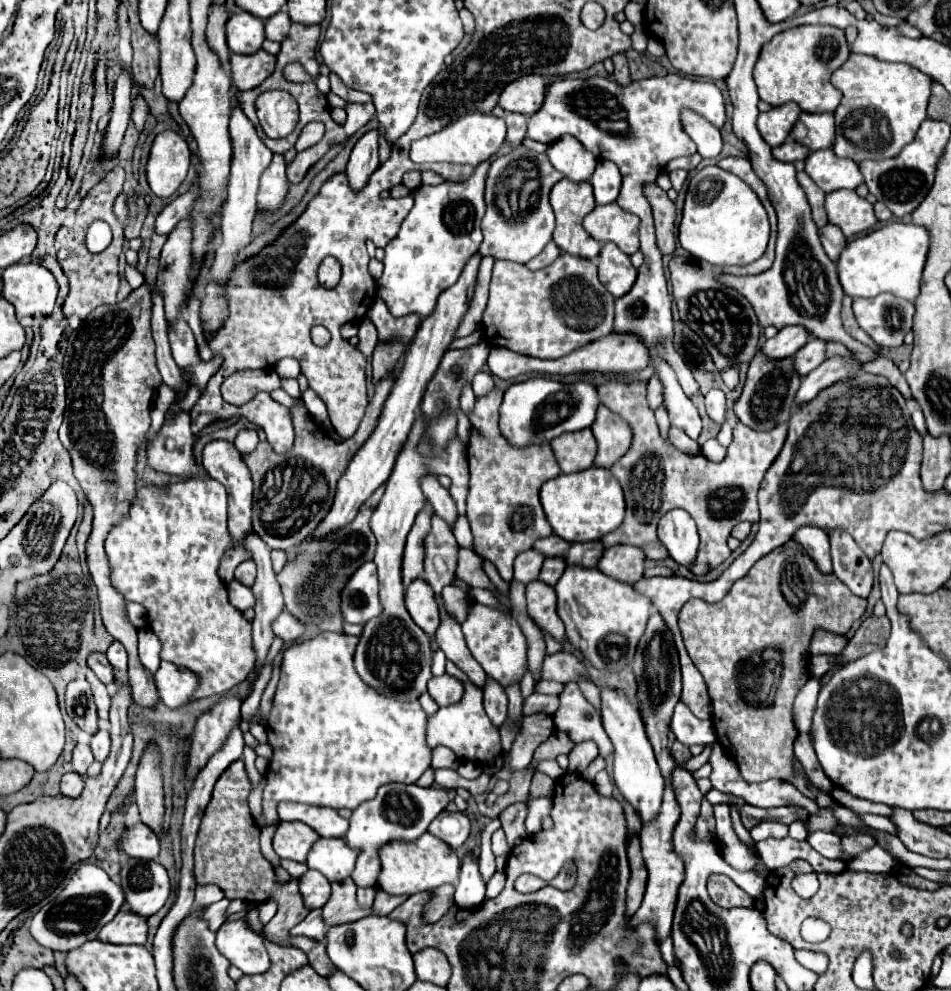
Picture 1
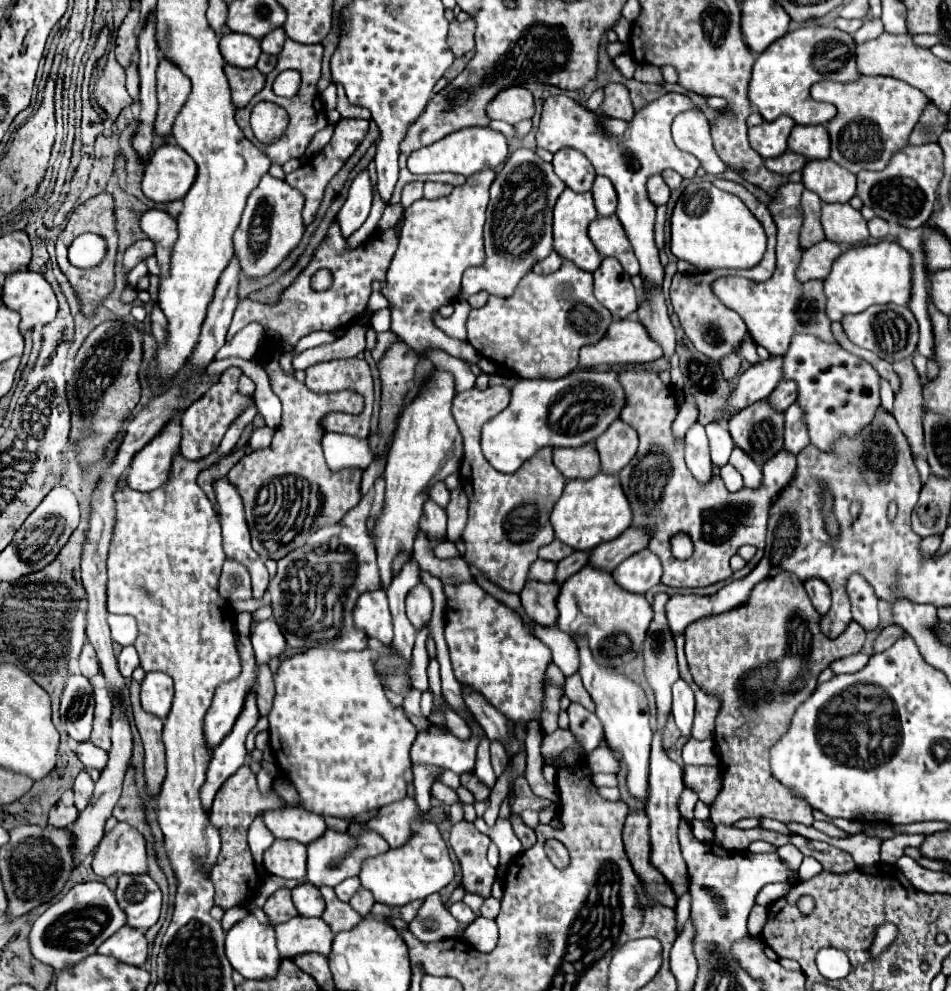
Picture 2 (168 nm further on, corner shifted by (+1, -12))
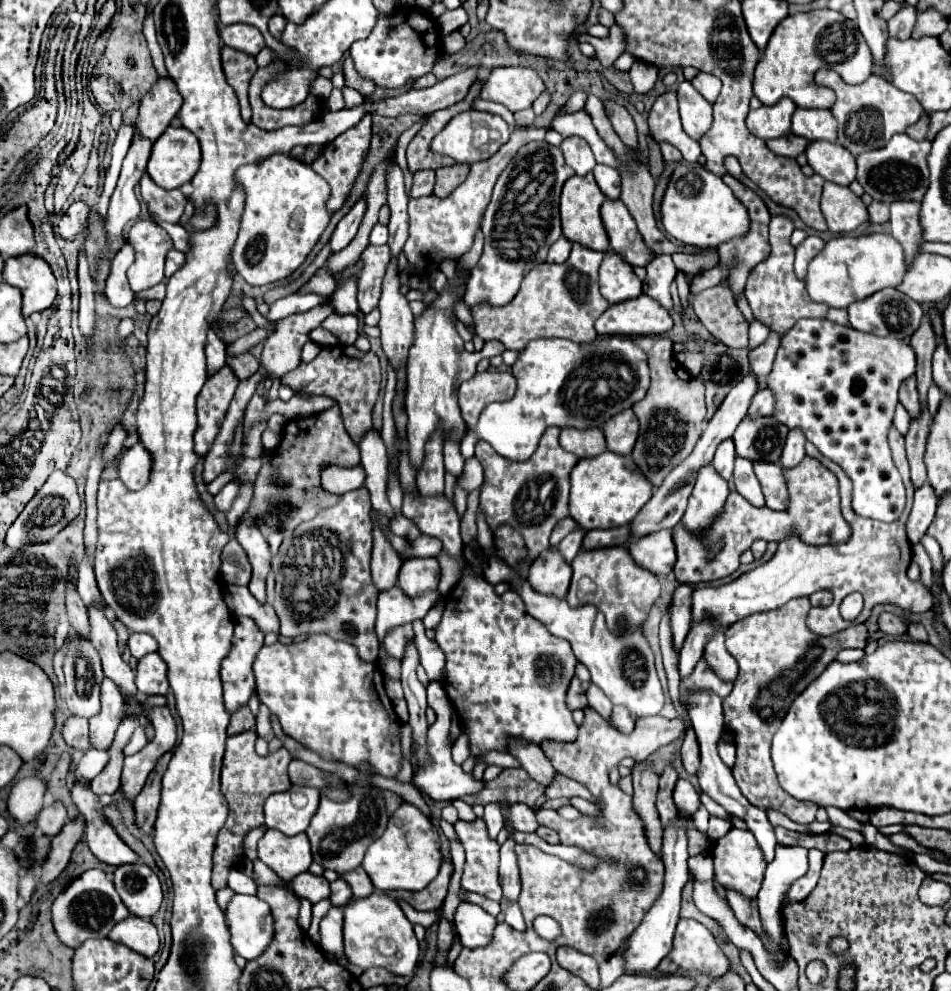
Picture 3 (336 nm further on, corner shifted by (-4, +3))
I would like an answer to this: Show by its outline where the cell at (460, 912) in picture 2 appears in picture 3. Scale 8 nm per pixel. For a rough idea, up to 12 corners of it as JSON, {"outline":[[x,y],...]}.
{"outline":[[472,903],[456,909],[462,945],[478,949],[492,941],[496,917]]}

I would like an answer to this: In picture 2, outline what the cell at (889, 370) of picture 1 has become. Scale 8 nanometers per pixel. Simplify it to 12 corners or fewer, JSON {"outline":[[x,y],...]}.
{"outline":[[911,358],[893,364],[901,386],[893,414],[911,444],[923,450],[923,394]]}

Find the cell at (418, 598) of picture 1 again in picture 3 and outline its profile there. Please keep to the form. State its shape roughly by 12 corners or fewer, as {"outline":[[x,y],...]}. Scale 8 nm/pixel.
{"outline":[[436,557],[402,563],[398,585],[414,597],[438,589]]}

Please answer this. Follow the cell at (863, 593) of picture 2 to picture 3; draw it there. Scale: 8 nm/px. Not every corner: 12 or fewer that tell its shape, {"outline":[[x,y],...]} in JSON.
{"outline":[[892,613],[880,615],[880,631],[902,637],[908,623]]}

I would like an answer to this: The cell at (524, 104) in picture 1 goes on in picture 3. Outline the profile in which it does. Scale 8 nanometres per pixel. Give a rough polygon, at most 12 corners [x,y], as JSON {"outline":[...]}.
{"outline":[[526,65],[494,67],[480,99],[512,113],[532,107],[544,91]]}

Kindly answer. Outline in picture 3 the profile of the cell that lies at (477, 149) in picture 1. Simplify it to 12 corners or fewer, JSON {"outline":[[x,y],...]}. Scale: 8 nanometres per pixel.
{"outline":[[458,113],[432,151],[458,163],[492,157],[510,139],[500,115]]}

